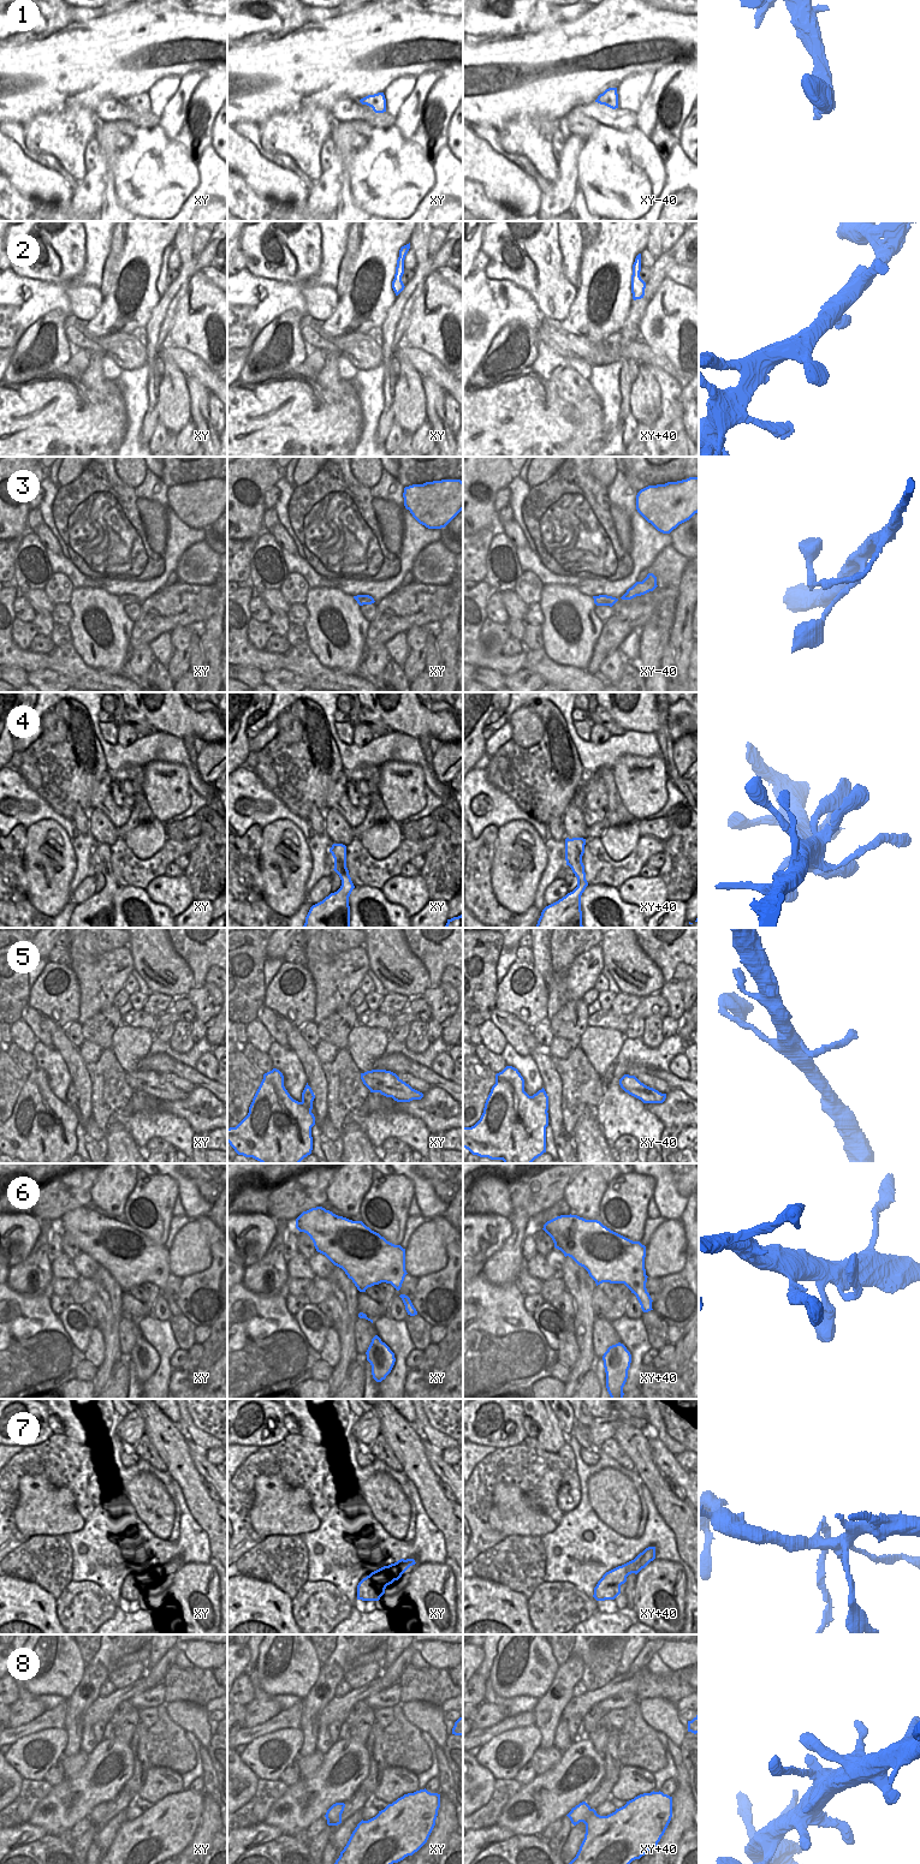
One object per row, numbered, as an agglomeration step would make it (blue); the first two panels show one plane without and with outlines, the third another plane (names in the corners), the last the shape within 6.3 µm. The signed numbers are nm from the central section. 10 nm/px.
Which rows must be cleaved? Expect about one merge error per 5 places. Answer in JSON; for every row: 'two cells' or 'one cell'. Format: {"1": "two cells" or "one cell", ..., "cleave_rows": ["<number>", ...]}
{"1": "one cell", "2": "one cell", "3": "one cell", "4": "one cell", "5": "one cell", "6": "one cell", "7": "two cells", "8": "one cell", "cleave_rows": ["7"]}

